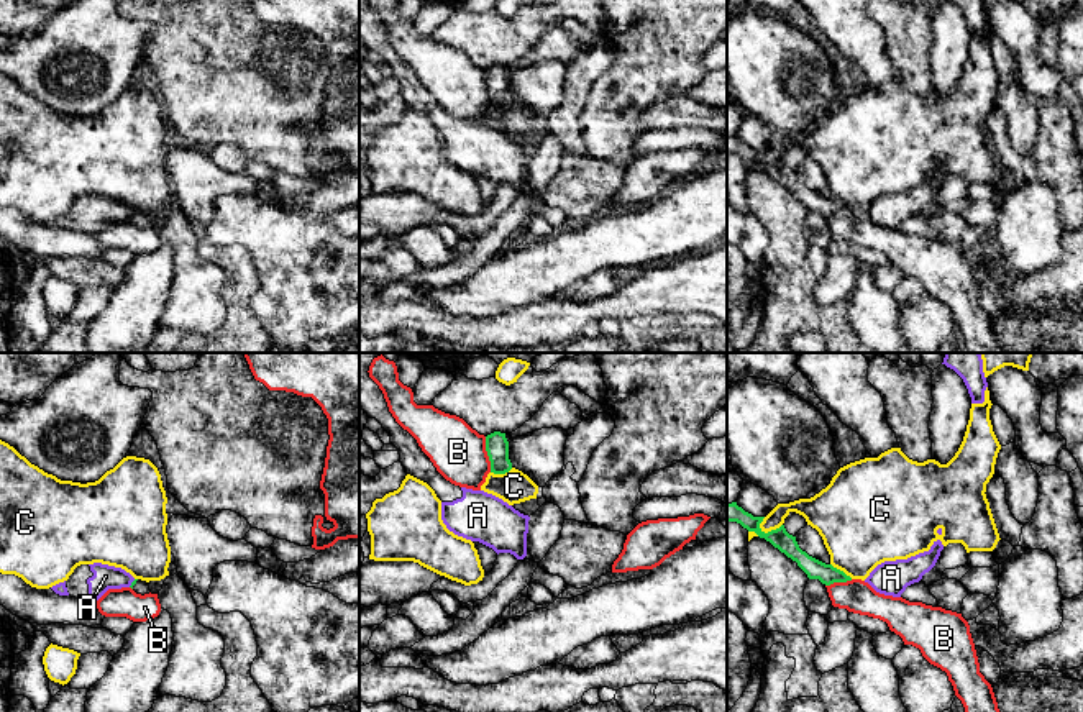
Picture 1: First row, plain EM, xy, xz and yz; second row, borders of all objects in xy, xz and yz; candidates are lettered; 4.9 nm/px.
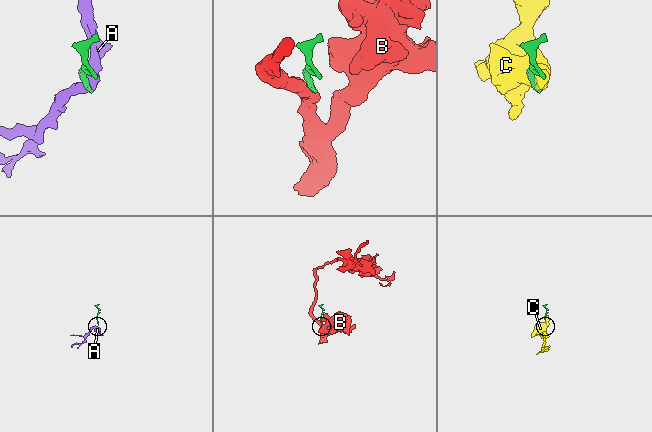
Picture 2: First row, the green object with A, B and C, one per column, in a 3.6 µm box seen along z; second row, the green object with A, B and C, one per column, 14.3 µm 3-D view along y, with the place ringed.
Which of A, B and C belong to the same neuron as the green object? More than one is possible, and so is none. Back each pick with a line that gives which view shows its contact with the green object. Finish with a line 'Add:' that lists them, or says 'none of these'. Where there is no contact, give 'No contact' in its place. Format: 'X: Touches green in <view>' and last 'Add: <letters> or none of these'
Add: none of these

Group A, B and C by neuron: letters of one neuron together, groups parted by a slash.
A / B / C

